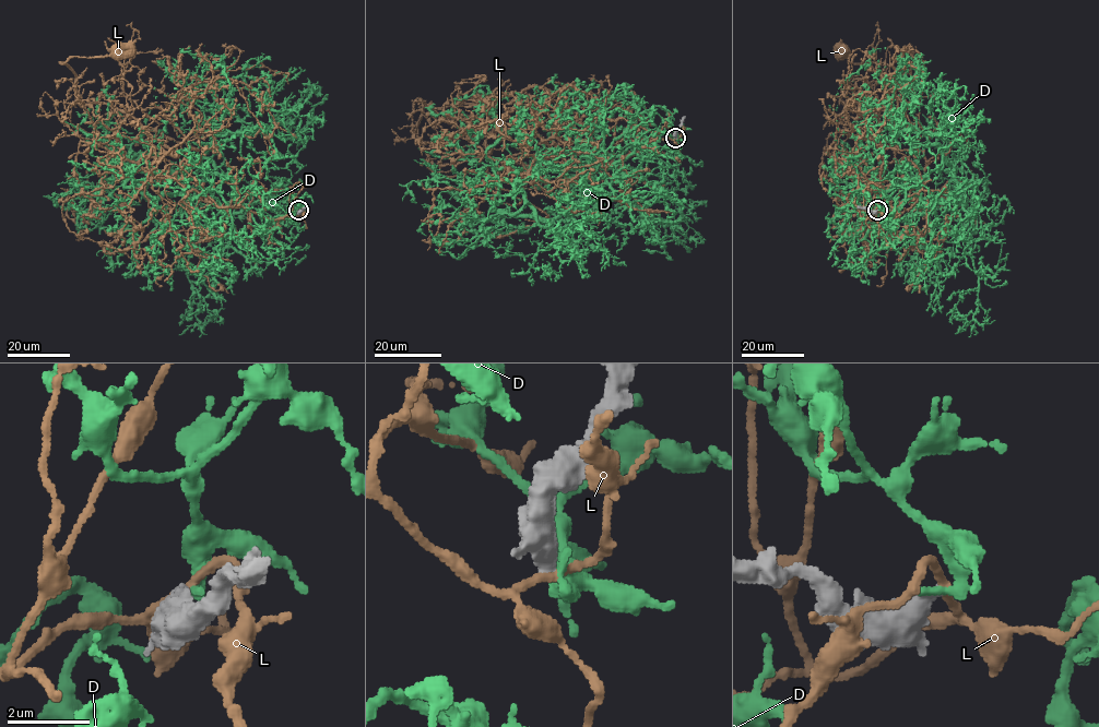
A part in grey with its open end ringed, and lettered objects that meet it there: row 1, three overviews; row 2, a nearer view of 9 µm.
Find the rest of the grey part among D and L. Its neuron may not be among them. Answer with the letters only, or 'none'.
none

